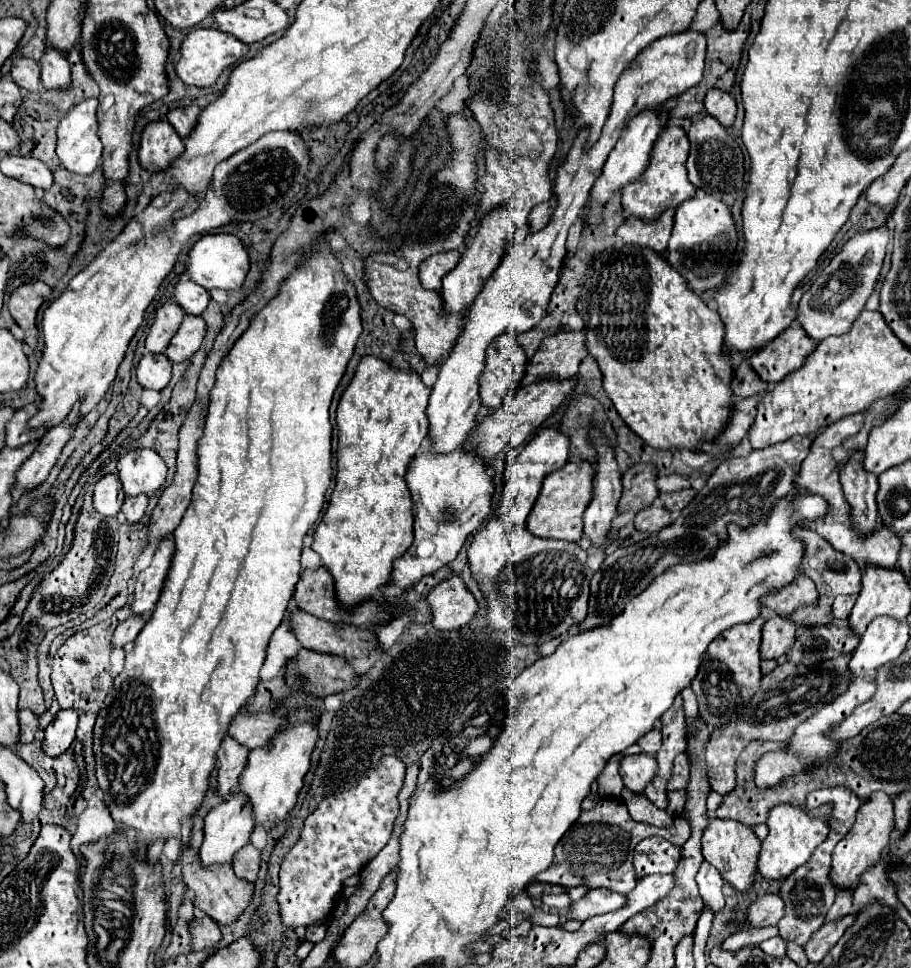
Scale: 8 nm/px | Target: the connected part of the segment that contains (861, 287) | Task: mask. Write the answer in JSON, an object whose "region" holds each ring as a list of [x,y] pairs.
{"region":[[[886,225],[854,235],[844,243],[840,253],[832,257],[832,261],[824,267],[824,271],[812,283],[812,287],[802,295],[798,305],[798,321],[816,343],[830,335],[844,335],[852,329],[854,321],[866,305],[866,299],[874,291],[876,281],[880,279],[888,241],[890,233]]]}

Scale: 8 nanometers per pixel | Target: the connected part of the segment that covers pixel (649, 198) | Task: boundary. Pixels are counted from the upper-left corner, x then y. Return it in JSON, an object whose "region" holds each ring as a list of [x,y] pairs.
{"region":[[[680,125],[664,127],[662,133],[658,135],[656,143],[654,143],[654,149],[652,149],[652,155],[650,155],[650,165],[642,173],[642,179],[638,179],[636,183],[630,183],[630,187],[626,187],[626,191],[622,191],[624,209],[630,215],[642,219],[644,223],[652,223],[668,207],[676,209],[682,201],[694,197],[696,187],[690,183],[688,171],[686,171],[688,151],[690,151],[690,141],[688,141],[684,129]]]}

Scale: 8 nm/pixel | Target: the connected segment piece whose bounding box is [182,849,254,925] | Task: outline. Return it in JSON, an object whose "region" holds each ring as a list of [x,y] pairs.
{"region":[[[186,849],[182,853],[182,875],[186,885],[194,891],[194,905],[198,909],[202,909],[208,917],[212,917],[214,921],[218,921],[220,925],[230,925],[236,923],[240,919],[240,915],[248,909],[248,905],[252,903],[254,897],[254,885],[242,883],[242,879],[238,879],[232,871],[230,865],[222,865],[222,867],[212,867],[212,869],[204,869],[198,863],[198,853],[196,849]]]}

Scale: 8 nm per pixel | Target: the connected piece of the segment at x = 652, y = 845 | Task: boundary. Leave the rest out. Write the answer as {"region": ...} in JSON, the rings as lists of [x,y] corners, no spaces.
{"region":[[[662,837],[644,839],[634,849],[634,869],[638,877],[652,873],[674,873],[682,861],[682,849]]]}

